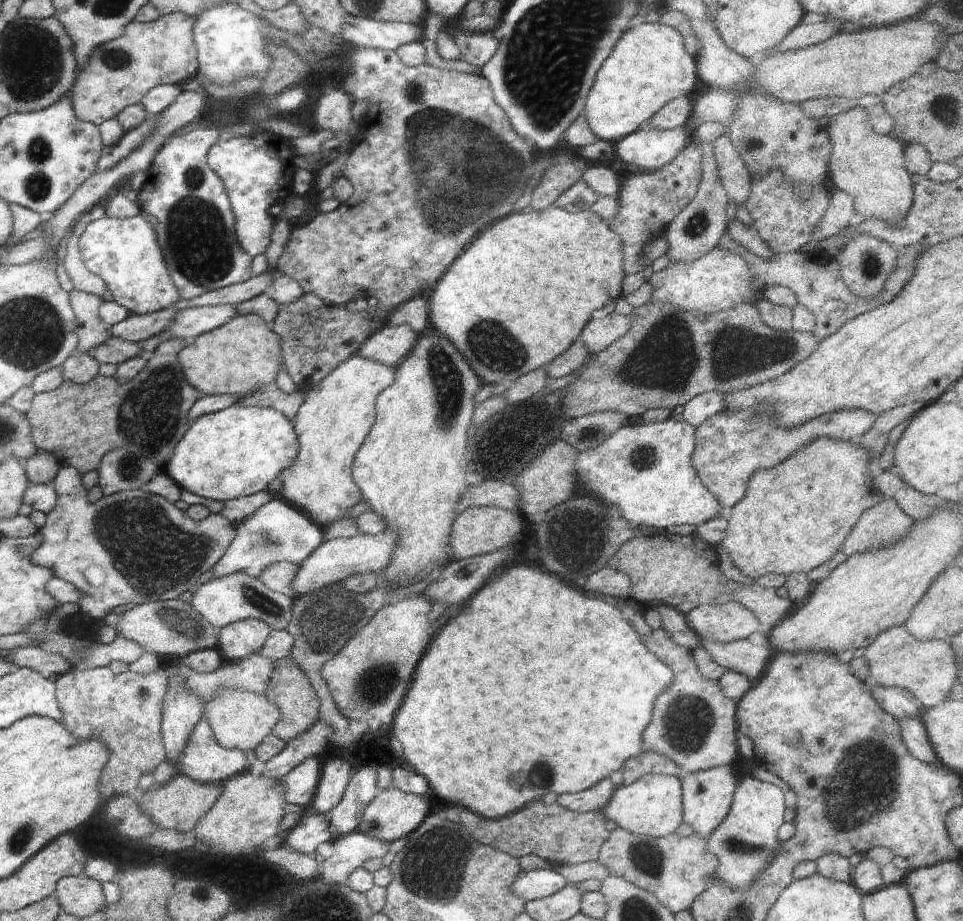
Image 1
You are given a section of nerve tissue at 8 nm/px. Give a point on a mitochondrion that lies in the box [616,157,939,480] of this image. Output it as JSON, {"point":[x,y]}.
{"point":[694,228]}

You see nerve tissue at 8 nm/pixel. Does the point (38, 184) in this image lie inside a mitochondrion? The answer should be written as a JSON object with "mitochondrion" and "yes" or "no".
{"mitochondrion":"yes"}

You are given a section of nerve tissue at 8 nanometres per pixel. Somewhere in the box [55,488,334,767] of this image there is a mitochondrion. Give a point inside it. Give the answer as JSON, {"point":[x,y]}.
{"point":[156,555]}

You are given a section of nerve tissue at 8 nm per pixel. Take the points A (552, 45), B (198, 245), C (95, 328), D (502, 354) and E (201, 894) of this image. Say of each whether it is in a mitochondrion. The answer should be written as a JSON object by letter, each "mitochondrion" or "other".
{"A":"mitochondrion","B":"mitochondrion","C":"other","D":"mitochondrion","E":"mitochondrion"}

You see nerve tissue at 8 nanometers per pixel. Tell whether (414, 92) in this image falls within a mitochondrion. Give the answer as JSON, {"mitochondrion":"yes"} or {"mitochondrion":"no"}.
{"mitochondrion":"yes"}

